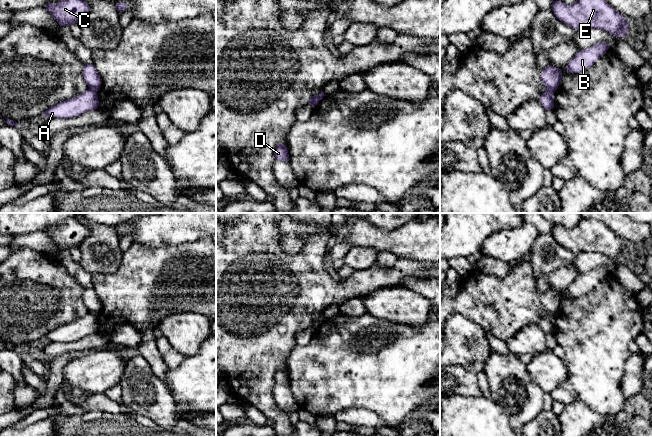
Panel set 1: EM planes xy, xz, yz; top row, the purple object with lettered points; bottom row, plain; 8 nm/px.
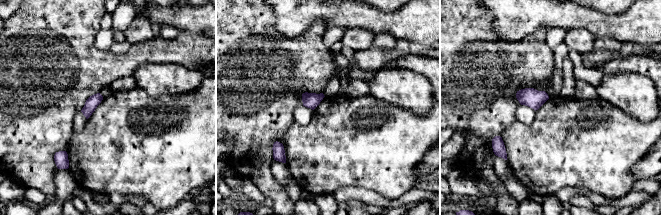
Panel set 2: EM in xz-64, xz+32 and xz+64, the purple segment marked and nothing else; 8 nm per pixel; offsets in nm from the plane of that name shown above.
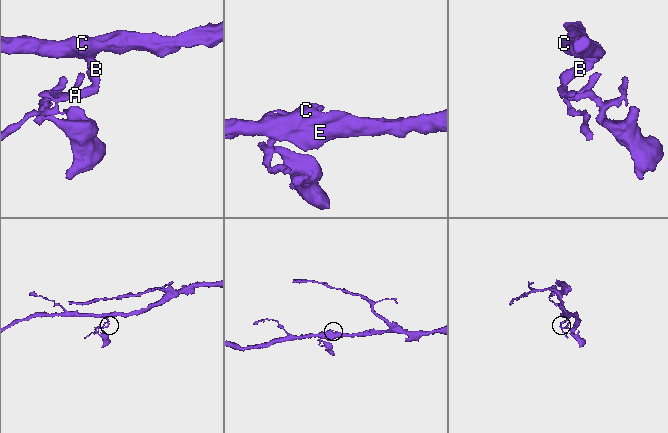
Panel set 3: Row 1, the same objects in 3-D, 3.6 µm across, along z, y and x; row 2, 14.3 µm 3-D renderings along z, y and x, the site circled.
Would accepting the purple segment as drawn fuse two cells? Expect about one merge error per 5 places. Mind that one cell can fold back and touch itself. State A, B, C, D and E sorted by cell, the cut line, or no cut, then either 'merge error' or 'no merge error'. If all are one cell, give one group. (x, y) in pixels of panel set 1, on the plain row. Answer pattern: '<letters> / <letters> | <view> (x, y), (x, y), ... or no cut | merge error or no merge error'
A D / B C E | xz (319, 319), (311, 328) | merge error

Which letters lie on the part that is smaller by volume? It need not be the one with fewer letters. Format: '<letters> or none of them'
A, D

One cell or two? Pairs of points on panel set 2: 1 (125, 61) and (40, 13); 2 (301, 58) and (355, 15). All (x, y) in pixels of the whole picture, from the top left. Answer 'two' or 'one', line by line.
1: one
2: two

